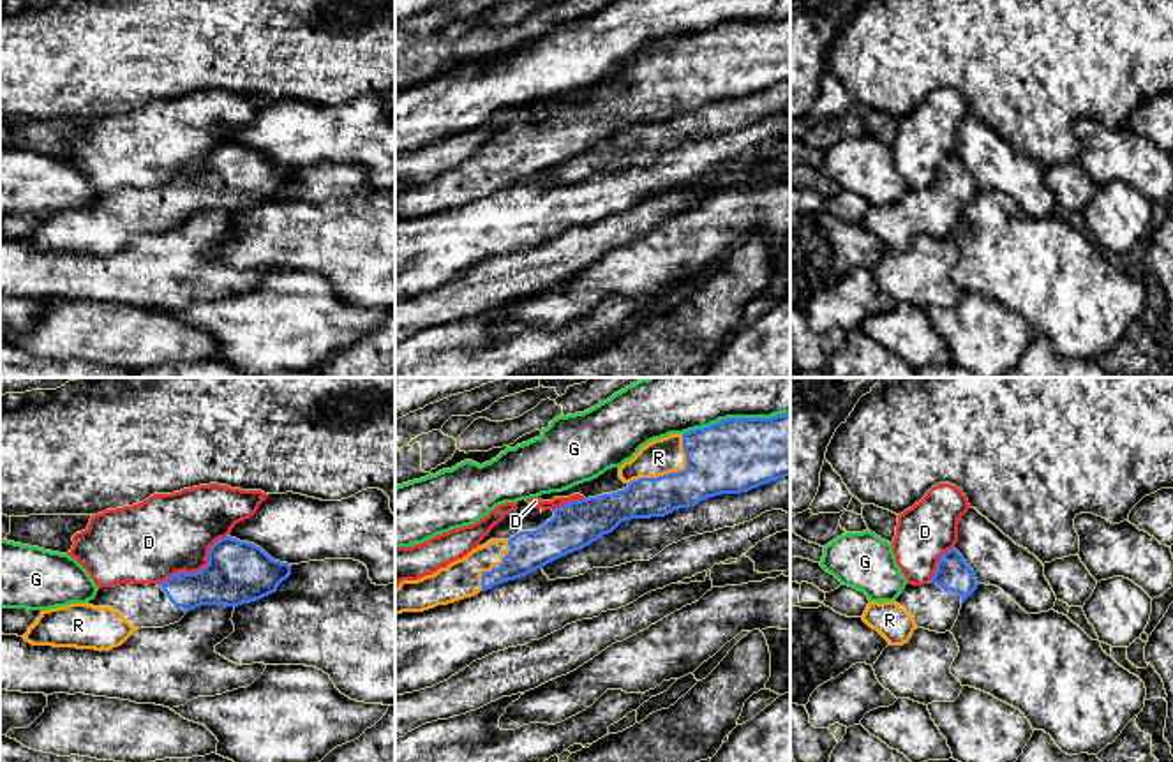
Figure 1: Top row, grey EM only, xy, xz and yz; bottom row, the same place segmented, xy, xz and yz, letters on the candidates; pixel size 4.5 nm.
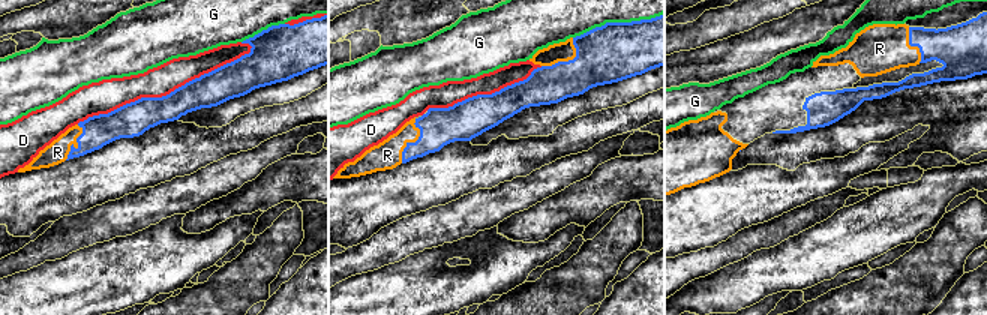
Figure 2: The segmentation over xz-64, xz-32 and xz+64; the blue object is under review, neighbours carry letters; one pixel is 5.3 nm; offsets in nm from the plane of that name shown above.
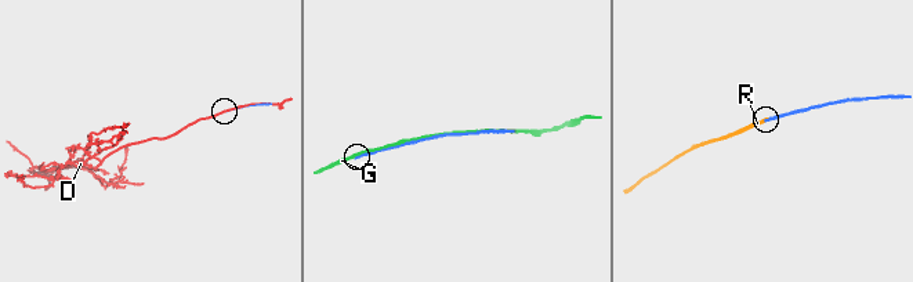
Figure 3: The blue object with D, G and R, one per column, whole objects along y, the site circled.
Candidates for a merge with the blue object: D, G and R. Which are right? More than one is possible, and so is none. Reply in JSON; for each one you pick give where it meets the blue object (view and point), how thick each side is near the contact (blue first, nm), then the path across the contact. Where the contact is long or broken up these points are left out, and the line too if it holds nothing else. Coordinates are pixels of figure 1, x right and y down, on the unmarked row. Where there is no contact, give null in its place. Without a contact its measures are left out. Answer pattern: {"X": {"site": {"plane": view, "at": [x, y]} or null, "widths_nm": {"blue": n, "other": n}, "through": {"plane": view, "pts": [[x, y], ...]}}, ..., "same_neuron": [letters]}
{"R": {"site": {"plane": "xz", "at": [672, 78]}, "widths_nm": {"blue": 320, "other": 160}}, "same_neuron": ["R"]}

